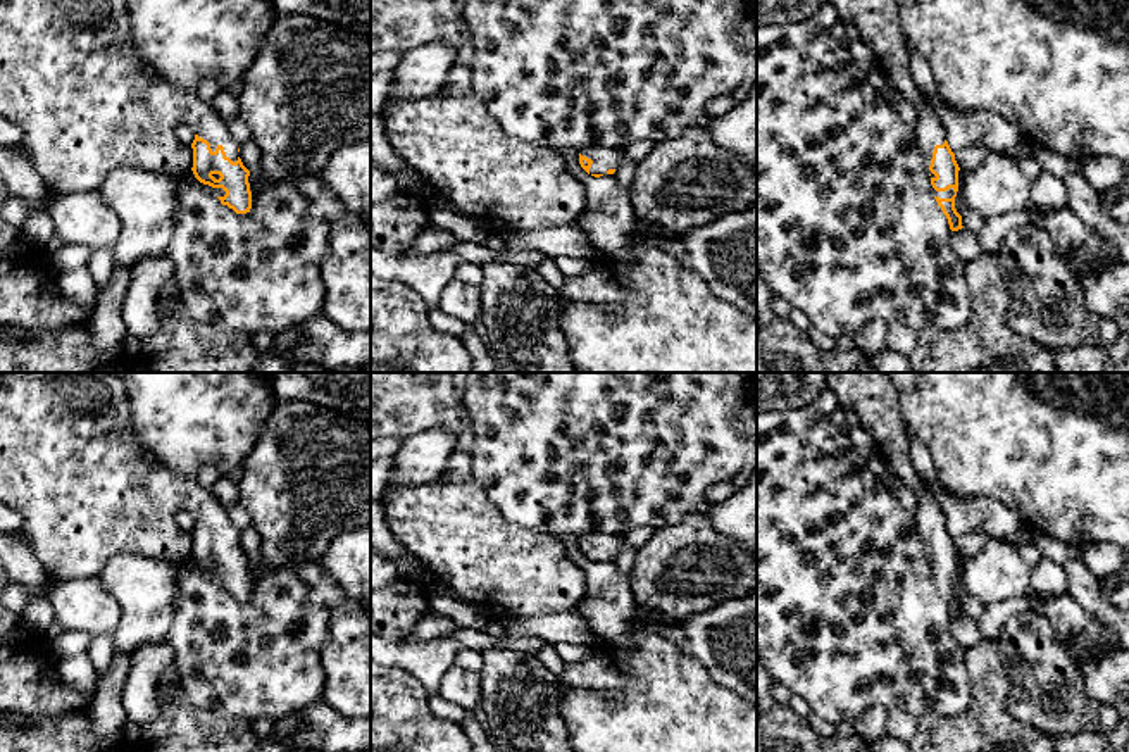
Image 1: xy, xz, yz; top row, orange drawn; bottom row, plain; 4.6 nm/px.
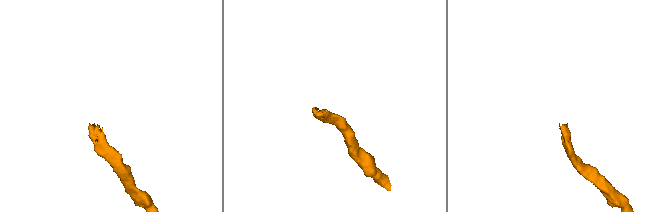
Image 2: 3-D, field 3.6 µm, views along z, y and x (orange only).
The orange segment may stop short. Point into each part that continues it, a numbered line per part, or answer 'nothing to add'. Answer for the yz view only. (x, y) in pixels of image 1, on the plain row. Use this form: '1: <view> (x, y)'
1: yz (871, 395)

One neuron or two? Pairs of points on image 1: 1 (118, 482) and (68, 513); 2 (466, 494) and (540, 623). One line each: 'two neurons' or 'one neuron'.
1: one neuron
2: two neurons

